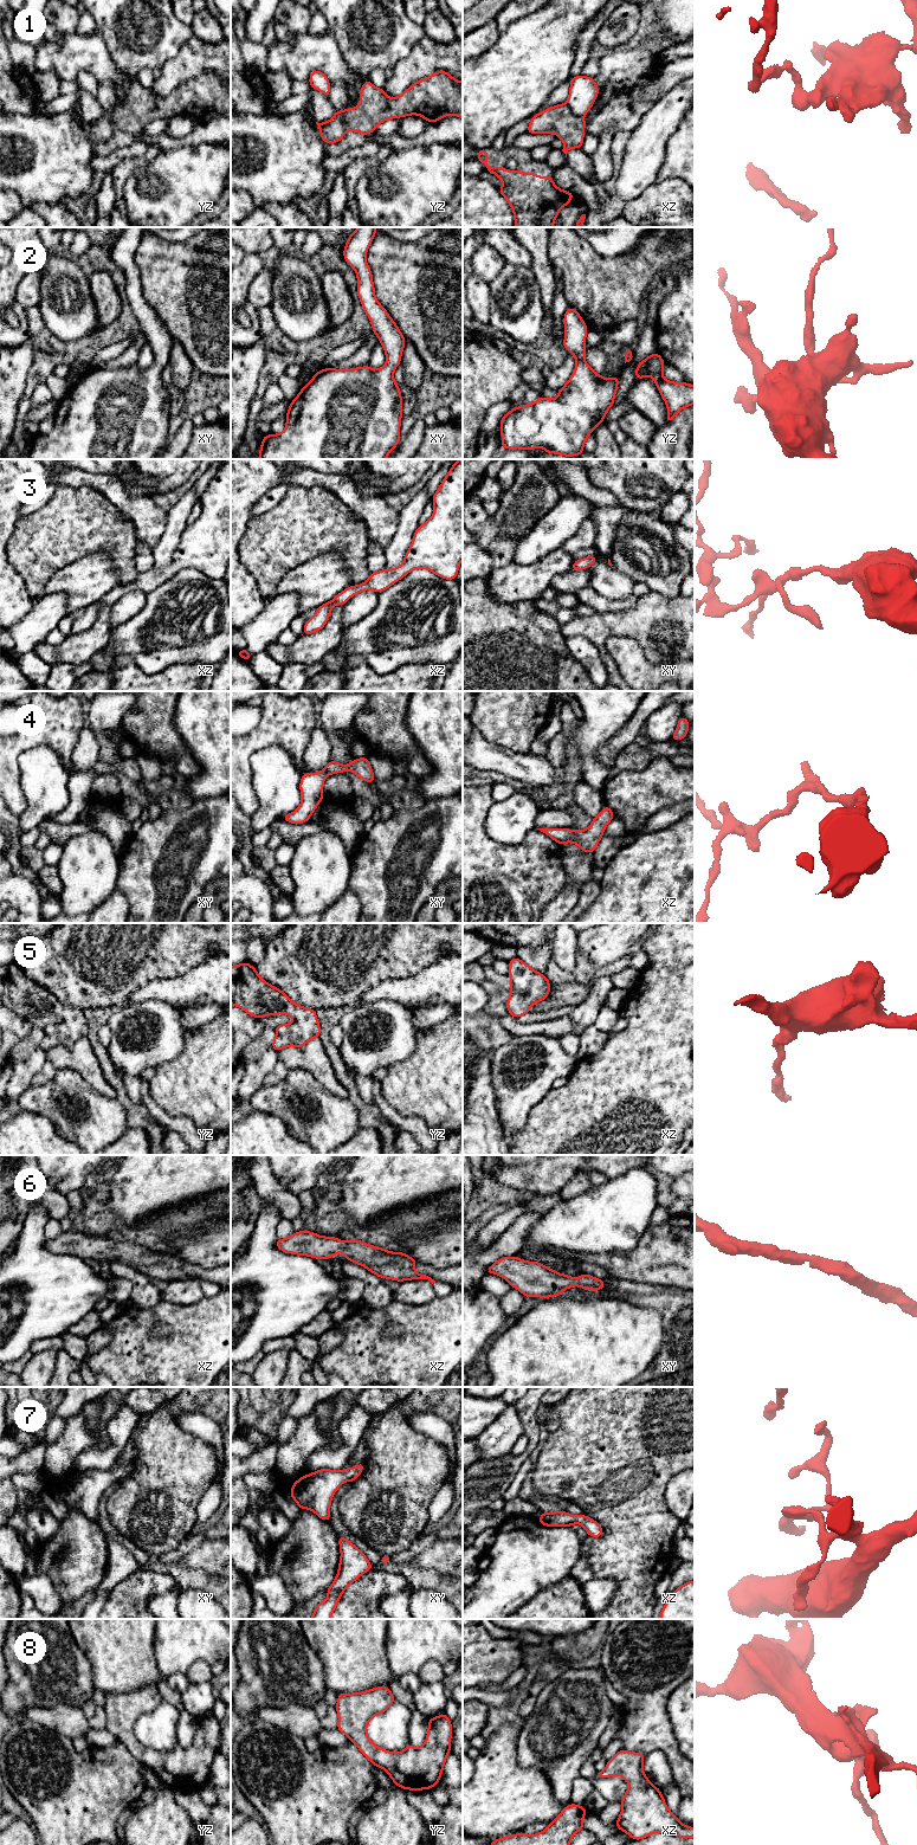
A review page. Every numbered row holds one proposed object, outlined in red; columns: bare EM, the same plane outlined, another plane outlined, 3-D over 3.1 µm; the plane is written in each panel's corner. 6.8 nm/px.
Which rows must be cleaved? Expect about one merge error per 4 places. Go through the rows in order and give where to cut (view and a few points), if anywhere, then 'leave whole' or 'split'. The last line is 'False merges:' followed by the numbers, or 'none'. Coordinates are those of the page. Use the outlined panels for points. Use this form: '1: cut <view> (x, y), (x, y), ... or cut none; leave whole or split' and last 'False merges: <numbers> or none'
1: cut xz (566, 103), (574, 114), (582, 116); split
2: cut none; leave whole
3: cut none; leave whole
4: cut none; leave whole
5: cut none; leave whole
6: cut none; leave whole
7: cut none; leave whole
8: cut none; leave whole
False merges: 1

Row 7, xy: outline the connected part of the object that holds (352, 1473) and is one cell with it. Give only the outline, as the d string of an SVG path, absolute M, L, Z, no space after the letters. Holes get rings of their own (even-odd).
M362 1462L343 1471L321 1469L295 1482L290 1495L299 1509L310 1509L319 1518L331 1522L330 1503L334 1494L346 1480L353 1483L362 1473L363 1467Z

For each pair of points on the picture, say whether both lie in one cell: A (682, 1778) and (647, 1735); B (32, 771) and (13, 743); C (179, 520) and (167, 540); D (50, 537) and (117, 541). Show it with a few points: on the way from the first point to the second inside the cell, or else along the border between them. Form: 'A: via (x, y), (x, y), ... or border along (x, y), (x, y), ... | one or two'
A: via (680, 1766), (675, 1755), (659, 1740) | one
B: border along (46, 744), (30, 748), (19, 756), (20, 781) | two
C: via (175, 524), (172, 535) | one
D: via (66, 537), (101, 537) | one

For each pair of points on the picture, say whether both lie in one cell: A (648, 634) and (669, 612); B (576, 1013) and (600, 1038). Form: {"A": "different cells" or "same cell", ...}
{"A": "same cell", "B": "different cells"}

